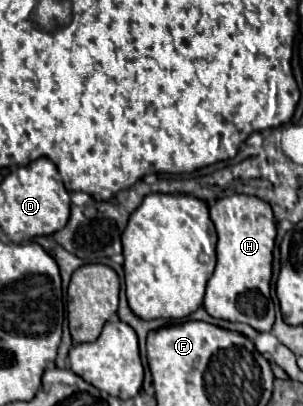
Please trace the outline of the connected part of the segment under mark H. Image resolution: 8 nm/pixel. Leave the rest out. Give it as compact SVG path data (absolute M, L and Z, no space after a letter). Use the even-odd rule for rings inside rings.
M230 195L218 199L210 207L210 219L218 233L216 269L204 293L204 309L208 315L240 321L256 331L270 331L274 325L274 303L270 299L272 251L276 239L276 221L272 207L250 195Z

